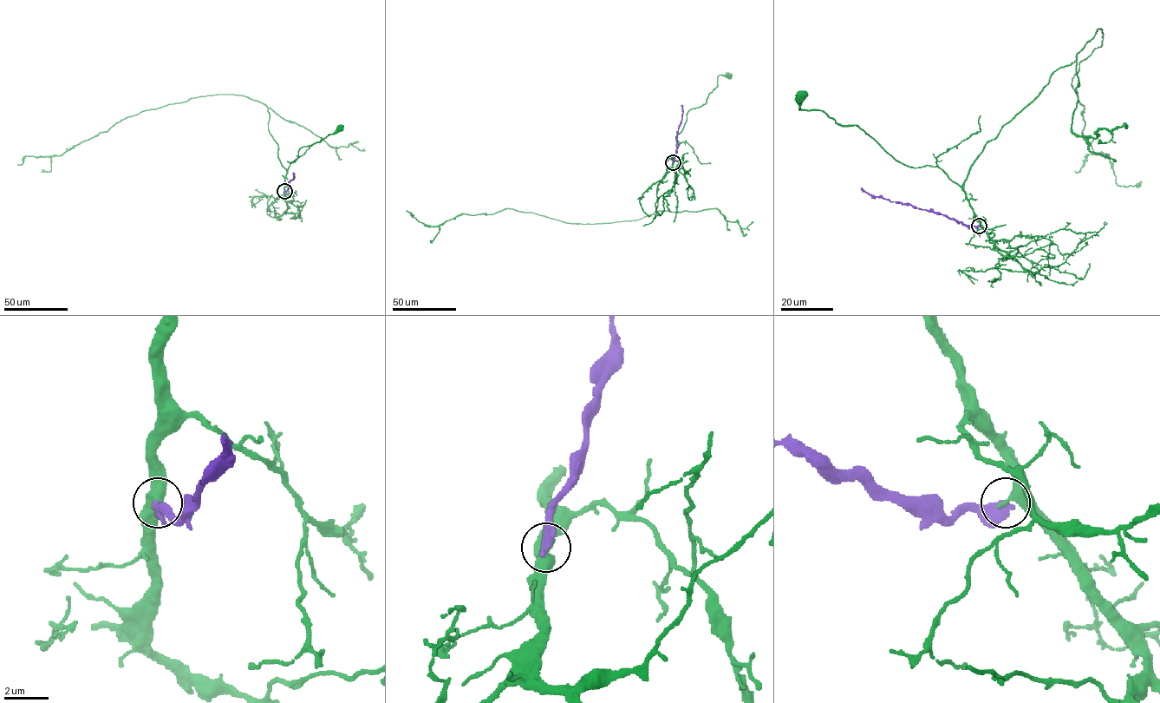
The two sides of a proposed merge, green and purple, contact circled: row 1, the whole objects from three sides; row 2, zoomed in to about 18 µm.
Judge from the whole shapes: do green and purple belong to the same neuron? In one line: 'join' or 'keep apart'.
keep apart

